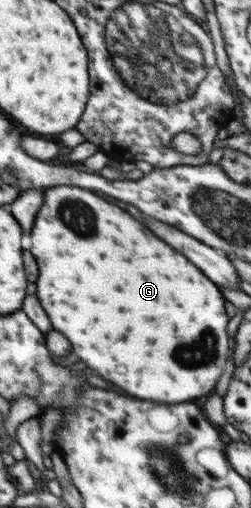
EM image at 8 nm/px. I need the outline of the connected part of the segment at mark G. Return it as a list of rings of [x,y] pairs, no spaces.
[[[55,186],[45,192],[45,202],[41,210],[37,212],[35,226],[31,232],[31,252],[37,258],[39,264],[39,280],[37,280],[37,298],[41,306],[45,308],[47,316],[53,322],[53,328],[65,334],[71,344],[73,352],[91,368],[95,370],[101,378],[113,382],[121,390],[125,390],[129,396],[141,398],[141,400],[151,400],[151,402],[167,402],[167,404],[179,404],[179,402],[189,402],[199,396],[207,396],[215,389],[215,384],[219,376],[223,374],[223,368],[229,359],[229,335],[227,334],[227,323],[230,318],[225,312],[226,298],[220,288],[217,288],[207,276],[203,276],[183,254],[167,246],[161,238],[157,238],[149,228],[145,228],[139,220],[135,220],[131,214],[123,212],[119,206],[105,202],[97,194],[79,188],[79,186]]]

